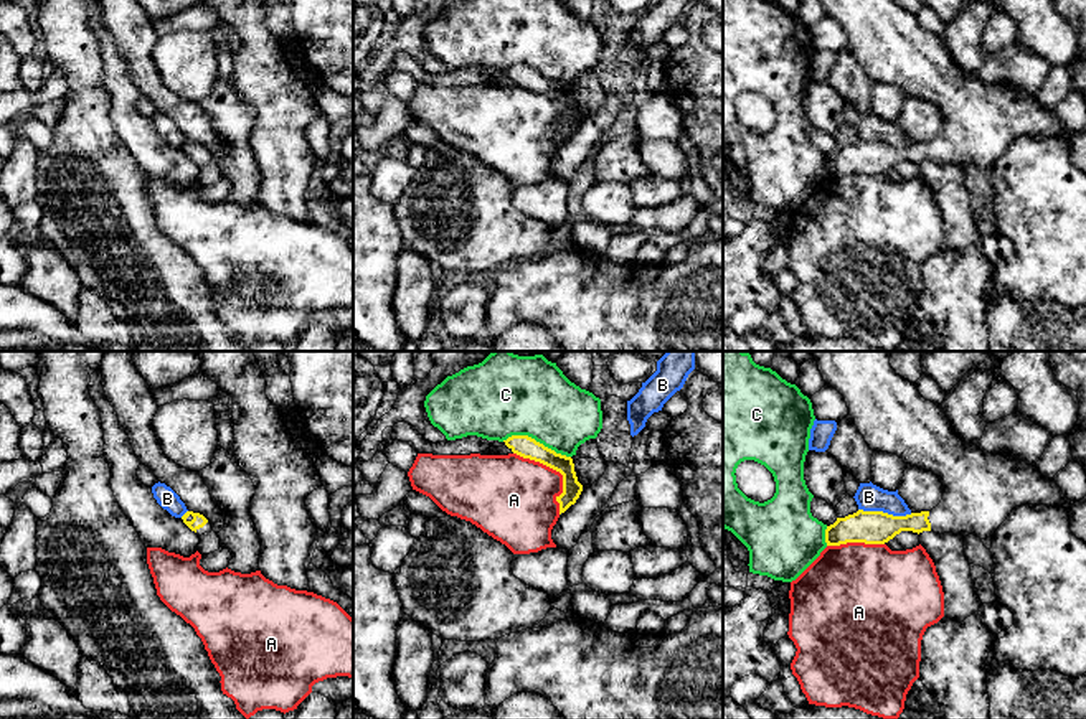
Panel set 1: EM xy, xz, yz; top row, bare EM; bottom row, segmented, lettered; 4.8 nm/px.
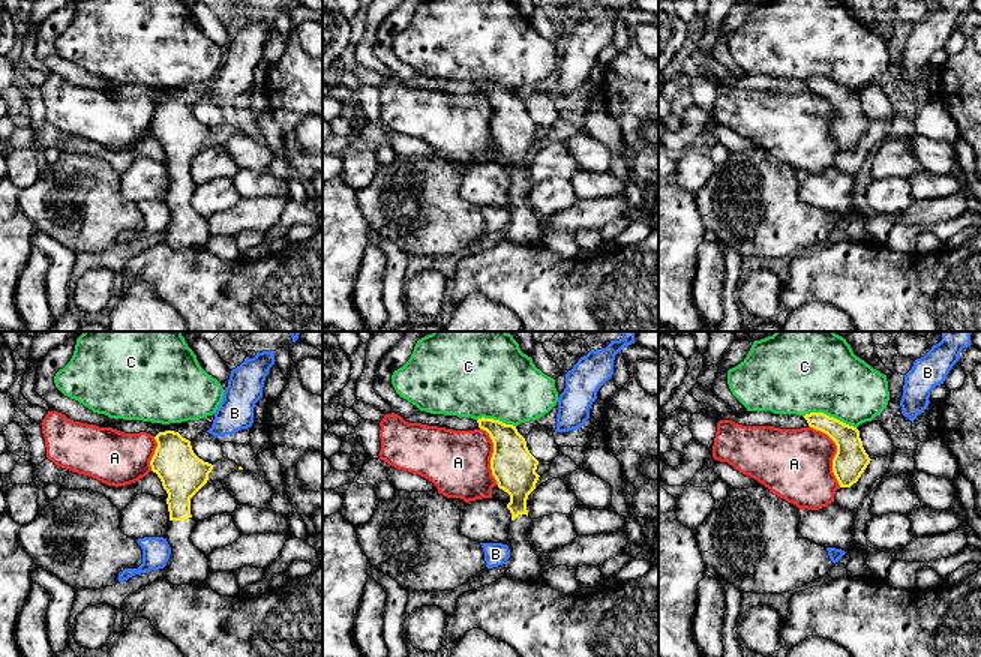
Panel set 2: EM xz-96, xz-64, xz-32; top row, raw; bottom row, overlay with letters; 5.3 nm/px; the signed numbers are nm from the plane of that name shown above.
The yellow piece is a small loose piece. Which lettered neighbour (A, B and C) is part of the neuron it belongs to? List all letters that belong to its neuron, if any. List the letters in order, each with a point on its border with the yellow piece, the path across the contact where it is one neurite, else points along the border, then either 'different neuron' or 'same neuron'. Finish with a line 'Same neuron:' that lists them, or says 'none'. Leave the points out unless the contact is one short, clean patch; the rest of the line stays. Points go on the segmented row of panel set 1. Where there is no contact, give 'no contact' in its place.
A: meets yellow in xz at (557, 470); different neuron
B: meets yellow in yz at (885, 513); border along yz (859, 508), (893, 515), (911, 513); different neuron
C: meets yellow in xz at (535, 441); border along xz (502, 441), (512, 436), (530, 436), (570, 457); different neuron
Same neuron: none

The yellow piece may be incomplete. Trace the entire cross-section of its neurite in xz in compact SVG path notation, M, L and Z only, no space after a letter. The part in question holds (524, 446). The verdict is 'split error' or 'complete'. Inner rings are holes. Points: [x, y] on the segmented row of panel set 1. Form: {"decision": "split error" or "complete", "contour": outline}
{"decision": "complete", "contour": "M512 435L503 442L513 453L540 462L563 475L563 493L556 496L560 515L576 503L583 491L583 485L578 482L571 457L556 453L528 435Z"}

